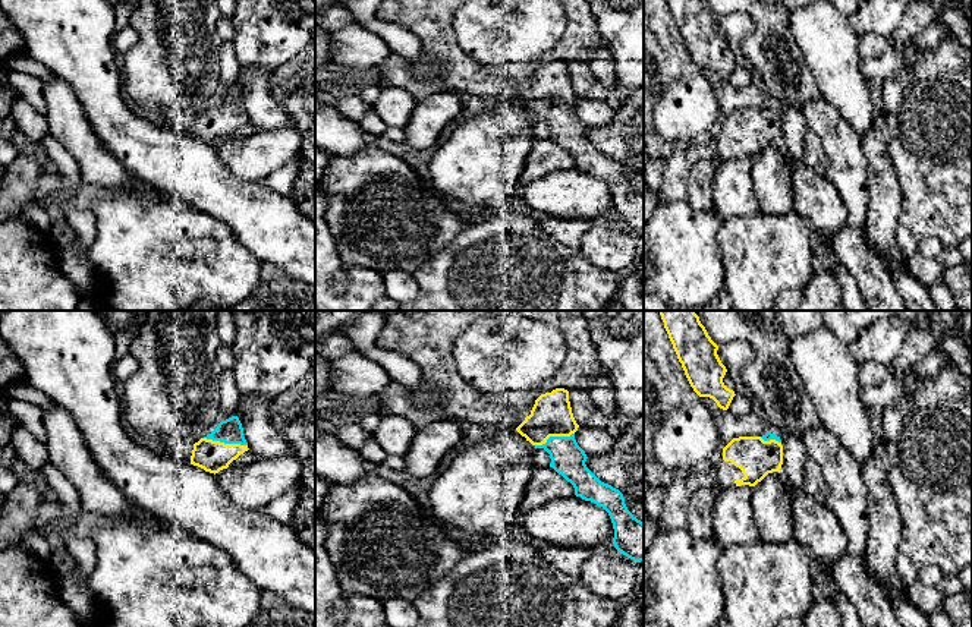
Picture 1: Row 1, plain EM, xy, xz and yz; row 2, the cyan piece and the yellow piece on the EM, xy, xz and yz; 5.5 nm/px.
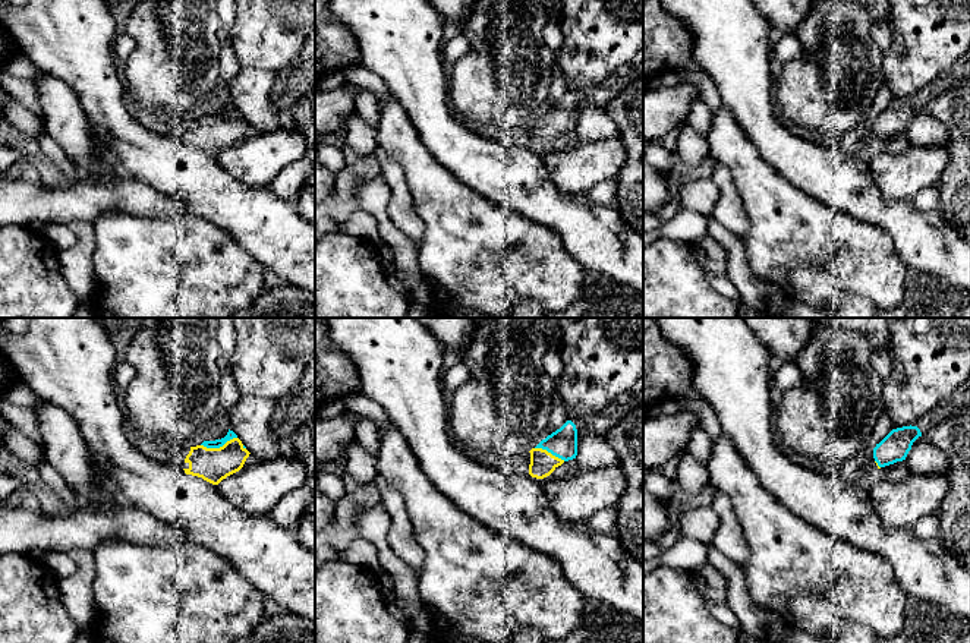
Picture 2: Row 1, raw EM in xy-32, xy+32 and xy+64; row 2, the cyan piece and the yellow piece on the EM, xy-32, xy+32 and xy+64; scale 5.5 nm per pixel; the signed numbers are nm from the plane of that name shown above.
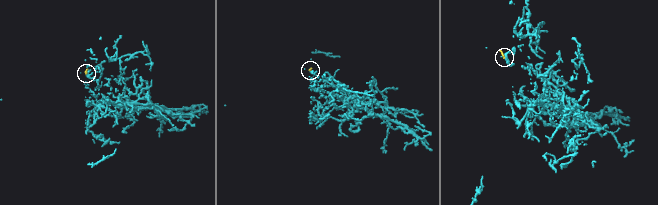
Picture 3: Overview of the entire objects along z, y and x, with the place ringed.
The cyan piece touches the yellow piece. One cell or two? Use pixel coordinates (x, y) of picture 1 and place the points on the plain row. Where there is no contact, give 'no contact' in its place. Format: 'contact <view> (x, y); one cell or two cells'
contact xy (226, 114); one cell

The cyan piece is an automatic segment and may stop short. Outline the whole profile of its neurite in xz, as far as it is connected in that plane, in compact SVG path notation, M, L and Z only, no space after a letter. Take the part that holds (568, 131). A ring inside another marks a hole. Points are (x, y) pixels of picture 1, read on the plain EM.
M556 60L541 66L531 86L516 100L537 120L544 120L551 130L550 139L575 160L575 167L603 179L613 195L613 215L627 230L644 233L644 195L626 179L623 166L601 154L585 136L586 126L578 117L576 95L569 63Z

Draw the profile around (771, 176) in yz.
M780 144L768 145L752 161L752 183L759 212L784 215L793 209L793 182L787 152Z

